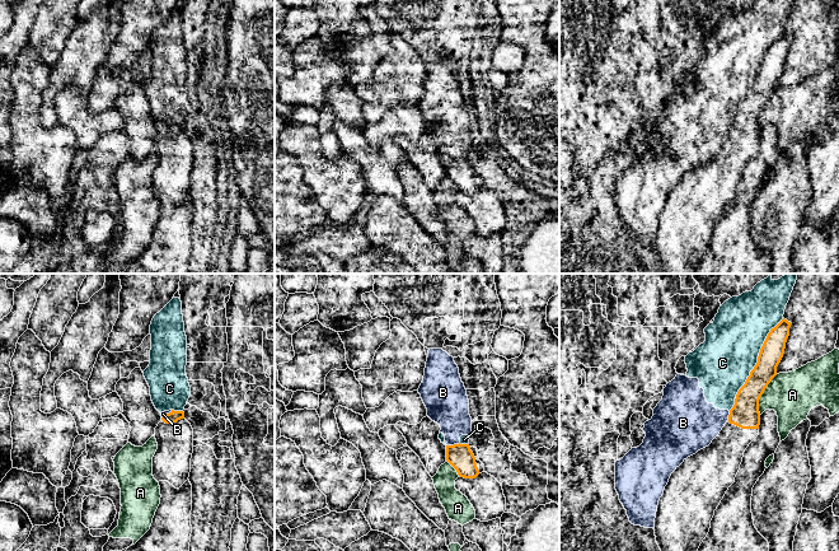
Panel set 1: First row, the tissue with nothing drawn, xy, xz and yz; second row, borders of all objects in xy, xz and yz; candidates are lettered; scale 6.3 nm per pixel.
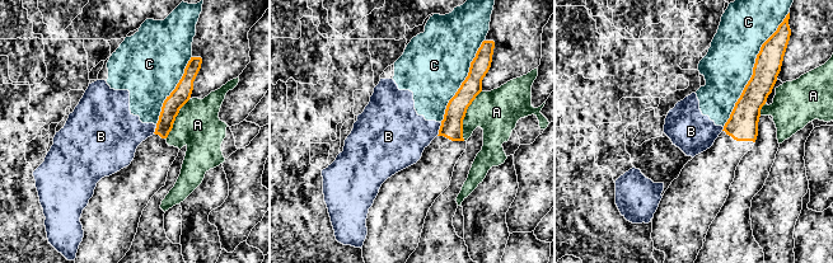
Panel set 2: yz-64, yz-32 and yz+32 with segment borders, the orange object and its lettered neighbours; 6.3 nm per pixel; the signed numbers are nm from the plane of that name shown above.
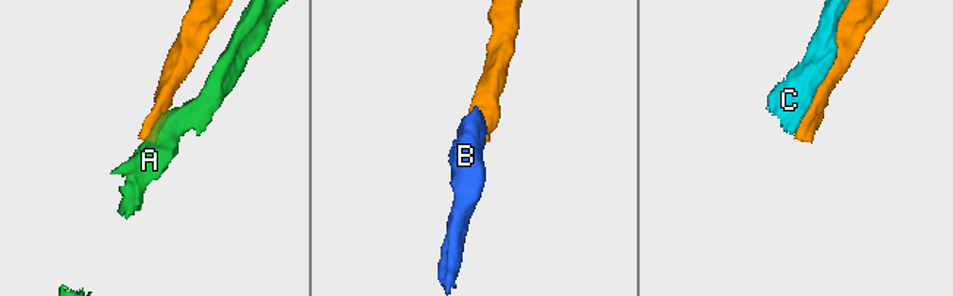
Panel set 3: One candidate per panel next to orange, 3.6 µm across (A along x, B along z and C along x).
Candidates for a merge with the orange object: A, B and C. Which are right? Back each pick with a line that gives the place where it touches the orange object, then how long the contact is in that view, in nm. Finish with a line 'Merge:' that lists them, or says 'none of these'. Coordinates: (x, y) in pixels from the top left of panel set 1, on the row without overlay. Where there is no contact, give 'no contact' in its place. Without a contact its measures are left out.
Merge: none of these

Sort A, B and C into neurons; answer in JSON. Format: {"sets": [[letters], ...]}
{"sets": [["A"], ["B", "C"]]}

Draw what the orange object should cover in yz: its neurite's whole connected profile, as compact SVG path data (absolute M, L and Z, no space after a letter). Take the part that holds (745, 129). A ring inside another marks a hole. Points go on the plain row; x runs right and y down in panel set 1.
M783 33L770 45L720 149L671 188L653 243L661 274L694 274L707 252L714 225L735 197L745 164L759 150L759 115L777 90L789 42L791 37Z

